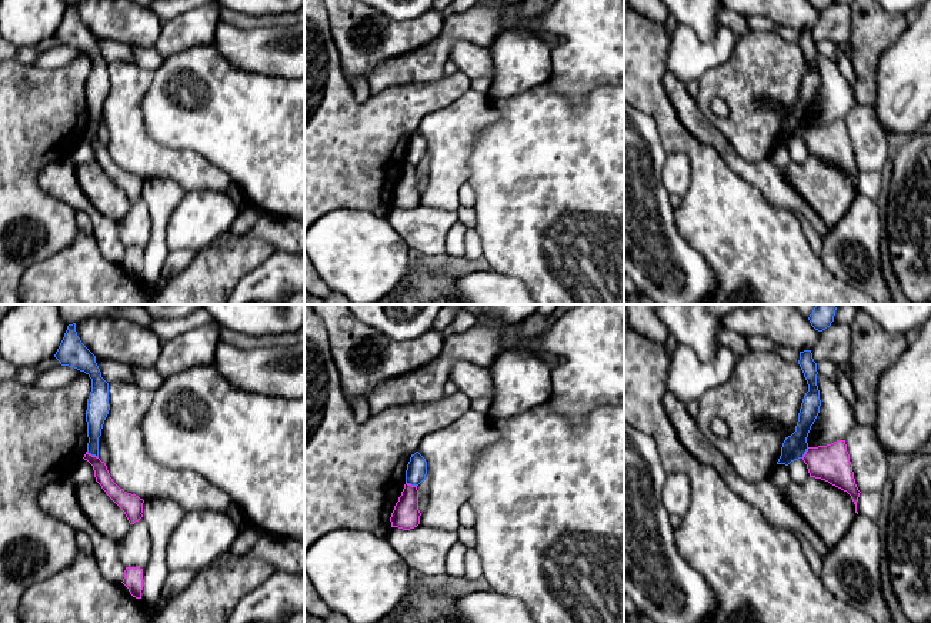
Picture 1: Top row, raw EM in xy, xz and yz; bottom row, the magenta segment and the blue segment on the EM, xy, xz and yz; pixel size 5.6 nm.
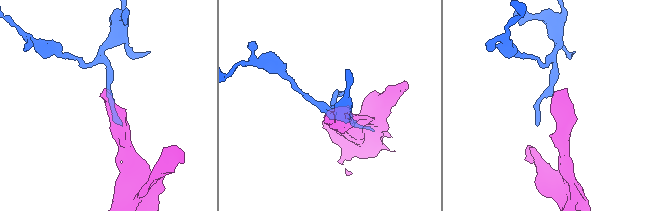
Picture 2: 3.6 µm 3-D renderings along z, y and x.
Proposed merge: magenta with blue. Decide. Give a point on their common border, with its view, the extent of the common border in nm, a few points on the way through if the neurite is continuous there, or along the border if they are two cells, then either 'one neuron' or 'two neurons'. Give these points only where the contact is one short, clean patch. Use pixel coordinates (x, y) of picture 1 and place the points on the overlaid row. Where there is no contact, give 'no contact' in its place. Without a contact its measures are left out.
meets magenta in xy at (90, 455); contact 80 nm long; border along xy (86, 452), (97, 457); two neurons

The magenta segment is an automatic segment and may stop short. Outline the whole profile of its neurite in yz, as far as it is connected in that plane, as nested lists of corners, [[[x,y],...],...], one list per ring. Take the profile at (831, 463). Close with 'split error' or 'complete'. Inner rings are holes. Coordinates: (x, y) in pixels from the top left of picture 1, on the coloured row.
[[[837,440],[827,446],[808,447],[804,457],[810,477],[821,479],[847,492],[857,512],[860,490],[855,484],[852,464],[847,452],[845,440]]] | complete

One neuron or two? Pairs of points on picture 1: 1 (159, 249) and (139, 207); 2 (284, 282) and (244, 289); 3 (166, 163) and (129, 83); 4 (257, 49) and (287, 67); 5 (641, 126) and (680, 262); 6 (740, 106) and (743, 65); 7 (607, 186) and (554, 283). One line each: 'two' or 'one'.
1: two
2: one
3: one
4: one
5: one
6: one
7: one

